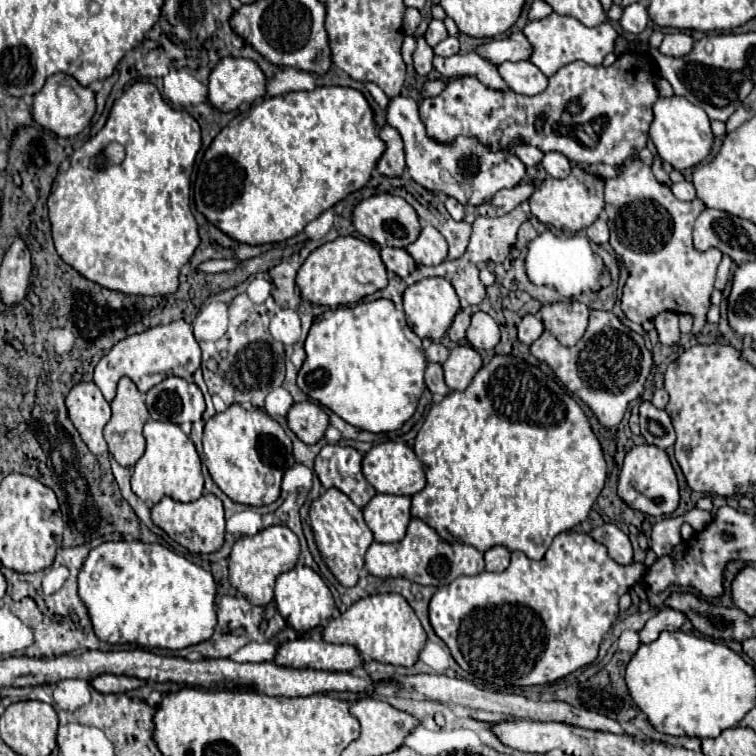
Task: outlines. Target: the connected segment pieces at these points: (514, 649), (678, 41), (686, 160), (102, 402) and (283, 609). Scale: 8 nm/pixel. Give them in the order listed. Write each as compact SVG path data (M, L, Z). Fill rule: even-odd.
M563 532L559 534L551 548L547 550L547 554L543 556L543 560L539 562L533 562L529 560L523 552L513 552L511 554L511 564L505 572L499 572L499 574L493 574L493 572L481 572L477 576L459 576L455 578L449 586L443 586L439 588L431 602L429 602L429 620L431 620L431 626L435 630L435 634L449 646L455 662L469 674L473 674L475 678L481 678L489 684L497 684L497 686L535 686L535 684L547 684L547 682L555 682L587 664L591 664L595 658L597 658L597 652L599 652L599 644L603 640L603 636L607 634L607 630L611 628L611 624L615 622L615 618L619 616L619 598L621 594L629 592L631 586L635 586L645 574L645 564L643 562L633 562L629 566L619 566L615 560L609 558L607 554L607 548L599 542L595 542L589 534L583 534L583 532Z
M685 32L665 34L665 40L659 46L659 50L665 56L685 56L685 54L691 52L691 48L693 48L693 38Z
M673 94L669 98L659 96L657 102L653 104L653 114L655 118L649 126L649 138L653 140L661 160L669 162L675 170L685 170L697 166L709 156L713 144L713 132L709 116L703 112L703 108L691 104L689 100L683 100L683 96Z
M79 382L71 388L67 400L69 418L79 430L83 442L93 454L105 454L107 442L103 438L103 428L111 420L109 402L103 398L95 382Z
M297 564L295 568L291 568L289 572L283 572L277 578L275 602L277 602L279 614L285 618L285 622L289 626L293 626L299 634L309 632L311 628L327 622L335 608L335 600L333 600L329 588L325 586L325 582L321 580L321 576L313 568L303 566L303 564Z

